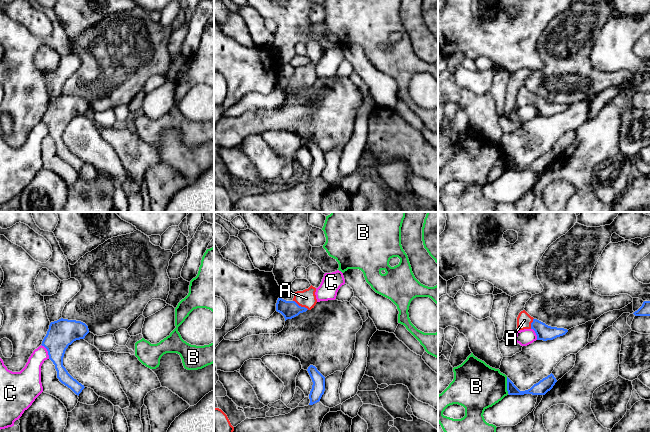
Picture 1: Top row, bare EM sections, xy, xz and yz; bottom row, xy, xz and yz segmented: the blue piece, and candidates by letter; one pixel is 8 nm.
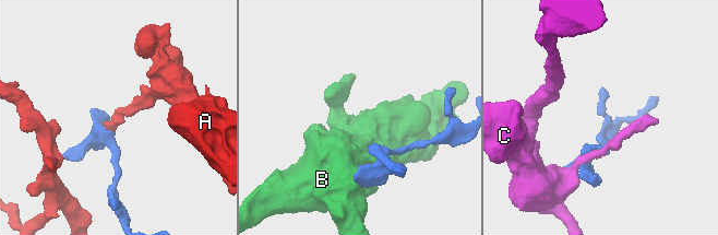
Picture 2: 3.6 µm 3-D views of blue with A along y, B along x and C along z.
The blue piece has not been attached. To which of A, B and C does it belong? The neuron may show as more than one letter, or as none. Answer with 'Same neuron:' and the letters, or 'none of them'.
Same neuron: A

